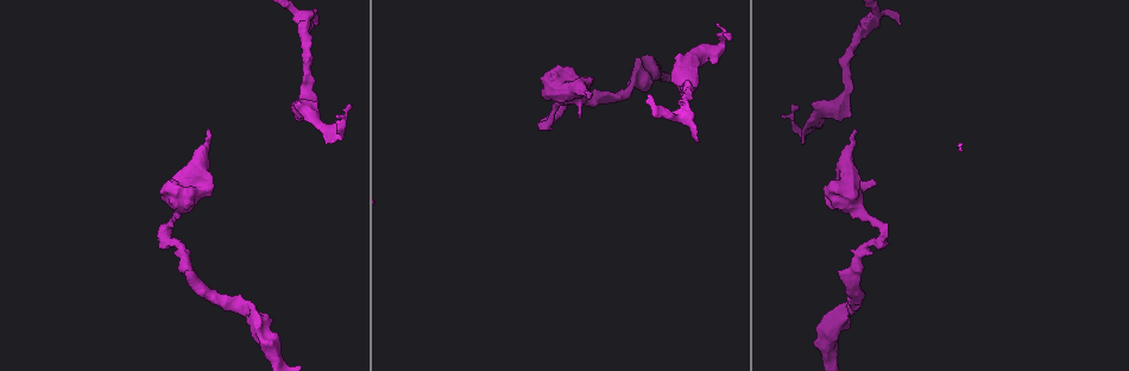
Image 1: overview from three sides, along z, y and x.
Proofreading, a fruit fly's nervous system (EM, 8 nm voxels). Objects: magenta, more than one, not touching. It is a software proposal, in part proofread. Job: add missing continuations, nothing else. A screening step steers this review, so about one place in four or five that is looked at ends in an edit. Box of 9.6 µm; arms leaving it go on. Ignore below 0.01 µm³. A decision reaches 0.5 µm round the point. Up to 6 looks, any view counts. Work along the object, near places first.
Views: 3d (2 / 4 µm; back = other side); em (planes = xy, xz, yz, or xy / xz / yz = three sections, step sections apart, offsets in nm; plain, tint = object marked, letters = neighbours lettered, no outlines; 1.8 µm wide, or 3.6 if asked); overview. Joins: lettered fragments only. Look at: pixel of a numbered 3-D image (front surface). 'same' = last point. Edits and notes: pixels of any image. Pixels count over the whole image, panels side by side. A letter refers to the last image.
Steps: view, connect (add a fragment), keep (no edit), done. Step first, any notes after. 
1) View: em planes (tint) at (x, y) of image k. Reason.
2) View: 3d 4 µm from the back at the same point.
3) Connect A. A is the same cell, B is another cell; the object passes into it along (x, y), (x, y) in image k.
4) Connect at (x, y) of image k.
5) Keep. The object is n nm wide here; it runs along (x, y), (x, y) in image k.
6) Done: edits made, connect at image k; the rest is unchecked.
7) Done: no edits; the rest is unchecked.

View: 3d 2 µm at (885, 232) of image 1. Sharp bend.

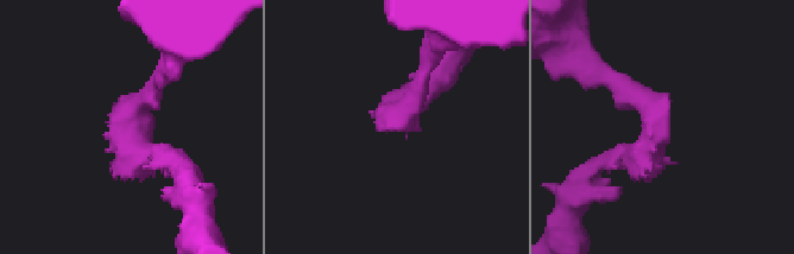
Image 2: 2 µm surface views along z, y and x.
View: em planes (letters) at (652, 123) of image 2. The arms are 190, 240 nm wide; now the EM.

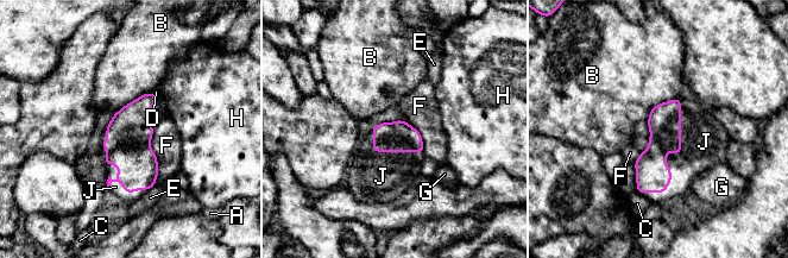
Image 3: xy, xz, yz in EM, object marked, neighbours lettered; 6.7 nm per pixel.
Connect J. The longest contact is with J, 700 nm; J is the same cell, A, B, C, D, E, F, G and H are other cells; the cell continues.

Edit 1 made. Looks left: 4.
View: overview.

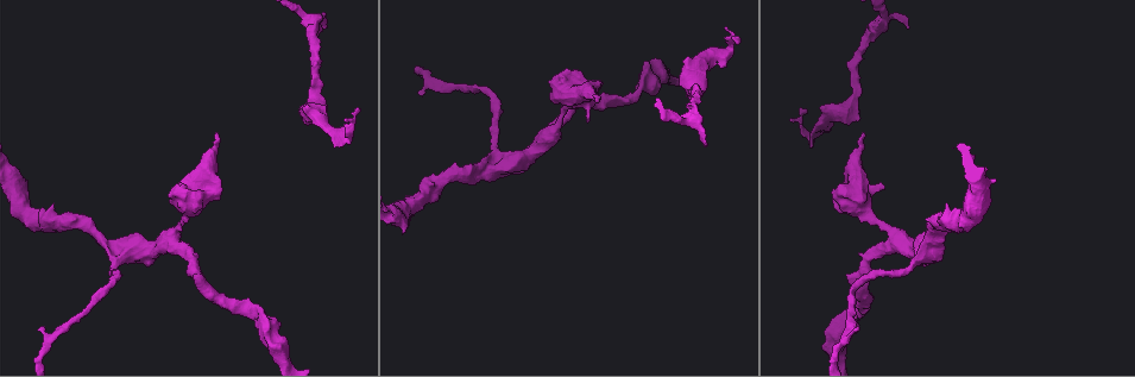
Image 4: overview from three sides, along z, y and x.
View: 3d 4 µm from the back at (595, 102) of image 4. An open end.

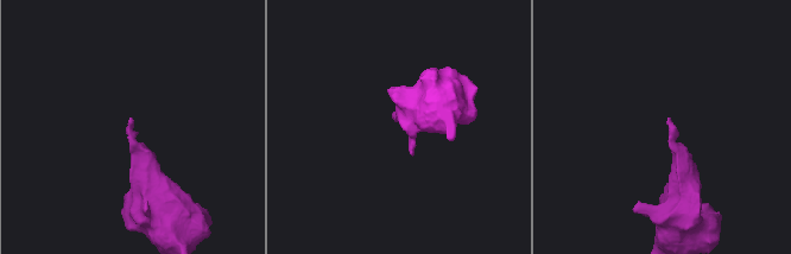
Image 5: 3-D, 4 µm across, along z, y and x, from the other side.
View: em planes (letters) at (394, 117) of image 5.

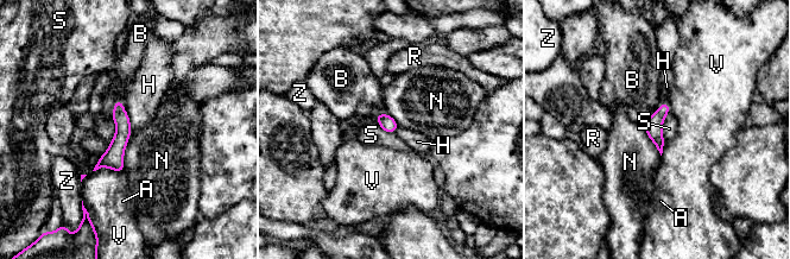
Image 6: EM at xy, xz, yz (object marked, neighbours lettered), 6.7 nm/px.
Keep. A, B, H, N, R, S, V and Z are other cells; it runs along (118, 103), (120, 139), (100, 164) in image 6; no lettered fragment goes on from it.

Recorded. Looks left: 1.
View: em 3.6 µm planes (letters) at (855, 100) of image 4.

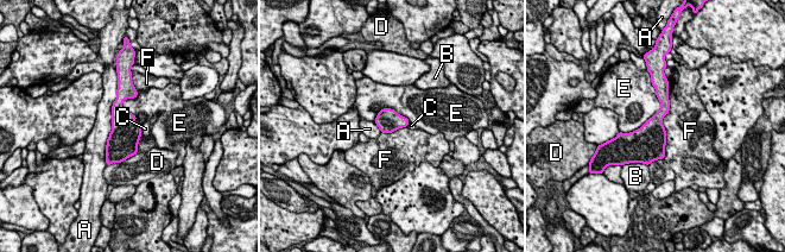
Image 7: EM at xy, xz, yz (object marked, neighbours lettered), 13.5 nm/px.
Keep. A, B, C, D, E and F are other cells; no lettered fragment goes on from it.

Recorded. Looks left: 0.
Done: edits made, connect at image 3; the rest is unchecked.

